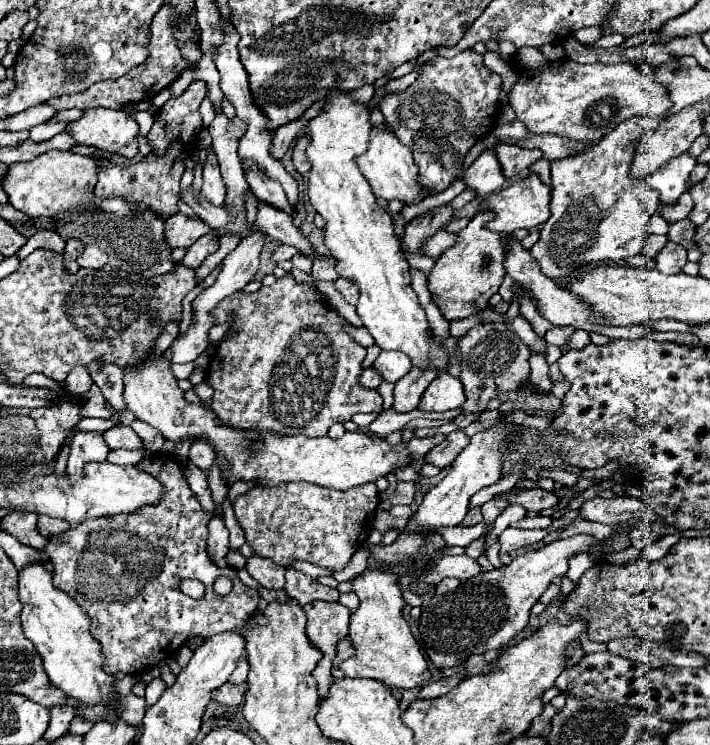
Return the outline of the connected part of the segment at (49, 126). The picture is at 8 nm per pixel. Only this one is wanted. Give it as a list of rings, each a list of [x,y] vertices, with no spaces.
[[[47,121],[43,125],[35,125],[33,129],[29,129],[29,135],[33,141],[47,141],[53,135],[61,133],[67,125],[69,125],[69,121]]]

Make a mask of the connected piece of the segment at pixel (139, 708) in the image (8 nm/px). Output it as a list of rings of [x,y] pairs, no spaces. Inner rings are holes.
[[[133,693],[119,695],[119,717],[131,725],[139,725],[145,715],[145,699]]]

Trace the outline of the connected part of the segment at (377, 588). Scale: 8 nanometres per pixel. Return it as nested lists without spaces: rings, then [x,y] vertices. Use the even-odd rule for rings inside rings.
[[[367,569],[353,579],[353,593],[359,597],[359,607],[353,611],[349,623],[349,641],[355,647],[355,655],[341,661],[339,669],[347,677],[375,679],[387,687],[413,689],[425,685],[431,679],[431,671],[401,615],[405,601],[401,597],[397,575],[387,569]]]

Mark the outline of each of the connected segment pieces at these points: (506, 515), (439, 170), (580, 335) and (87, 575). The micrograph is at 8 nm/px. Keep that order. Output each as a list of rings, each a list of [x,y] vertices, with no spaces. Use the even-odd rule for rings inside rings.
[[[509,505],[499,517],[497,517],[497,521],[495,521],[495,527],[493,527],[493,531],[491,531],[491,535],[487,537],[487,547],[491,545],[491,543],[495,543],[497,541],[497,537],[499,537],[499,533],[503,533],[511,523],[515,523],[515,521],[519,521],[519,519],[523,519],[525,517],[525,509],[523,507],[519,507],[519,505]]]
[[[463,51],[457,57],[433,57],[421,69],[415,83],[403,93],[387,95],[379,107],[387,127],[411,147],[419,167],[419,183],[433,193],[447,189],[461,173],[467,151],[495,129],[499,113],[501,77],[489,71],[483,55]]]
[[[577,329],[569,337],[569,343],[565,347],[561,347],[561,349],[563,349],[563,353],[567,353],[567,349],[583,349],[583,347],[587,347],[587,343],[589,343],[589,335],[585,331]]]
[[[157,453],[155,457],[145,459],[145,461],[137,463],[137,465],[141,467],[141,471],[147,471],[149,475],[157,477],[157,479],[163,483],[165,493],[163,493],[163,499],[157,501],[157,505],[145,505],[145,507],[141,507],[141,509],[137,509],[137,511],[133,511],[133,513],[115,515],[115,519],[89,519],[87,523],[79,523],[79,527],[71,525],[63,535],[53,535],[53,537],[49,537],[49,541],[47,541],[47,545],[45,545],[45,553],[51,557],[51,563],[53,563],[53,567],[55,567],[55,571],[53,571],[55,587],[59,587],[59,589],[65,591],[69,597],[73,597],[73,599],[81,605],[81,609],[87,613],[87,617],[91,619],[91,635],[93,635],[95,641],[101,643],[101,651],[103,651],[103,655],[105,655],[103,671],[107,671],[109,675],[115,675],[117,671],[133,673],[133,675],[135,675],[135,673],[141,673],[141,671],[147,669],[147,667],[153,667],[153,665],[161,663],[163,659],[175,657],[175,653],[179,651],[179,647],[181,647],[189,637],[205,637],[205,639],[207,639],[207,637],[217,635],[217,633],[223,633],[223,631],[239,629],[239,627],[243,627],[243,623],[247,621],[247,617],[249,617],[249,615],[257,609],[257,605],[259,605],[259,593],[257,593],[255,589],[249,589],[247,585],[243,585],[241,579],[237,577],[237,571],[233,571],[233,569],[219,569],[219,567],[209,559],[209,555],[207,555],[207,551],[205,551],[205,547],[207,547],[207,523],[209,523],[209,519],[213,517],[213,513],[203,511],[203,507],[199,505],[197,497],[195,497],[193,491],[189,489],[189,485],[187,485],[187,481],[185,481],[185,475],[183,475],[181,461],[179,461],[175,455],[171,455],[171,453]],[[221,575],[227,575],[227,577],[233,581],[233,589],[231,589],[231,593],[225,595],[225,597],[219,597],[219,595],[213,593],[213,581],[215,581],[217,577],[221,577]],[[183,579],[197,579],[197,581],[201,581],[201,583],[205,585],[205,595],[203,595],[203,599],[197,599],[197,601],[195,601],[195,599],[191,599],[191,597],[185,597],[185,595],[181,593],[181,589],[179,589],[179,583],[181,583]]]

